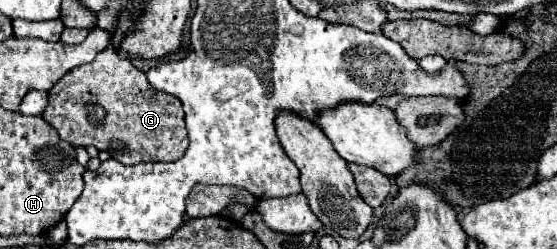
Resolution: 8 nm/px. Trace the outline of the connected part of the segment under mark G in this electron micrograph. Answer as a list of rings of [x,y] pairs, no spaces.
[[[111,42],[101,54],[97,54],[93,62],[73,68],[57,82],[57,86],[51,88],[49,106],[45,108],[43,118],[59,132],[61,140],[83,148],[95,146],[97,150],[107,151],[110,157],[128,166],[154,160],[179,160],[189,146],[181,102],[171,94],[153,90],[145,72],[135,68],[127,58],[121,58]]]

